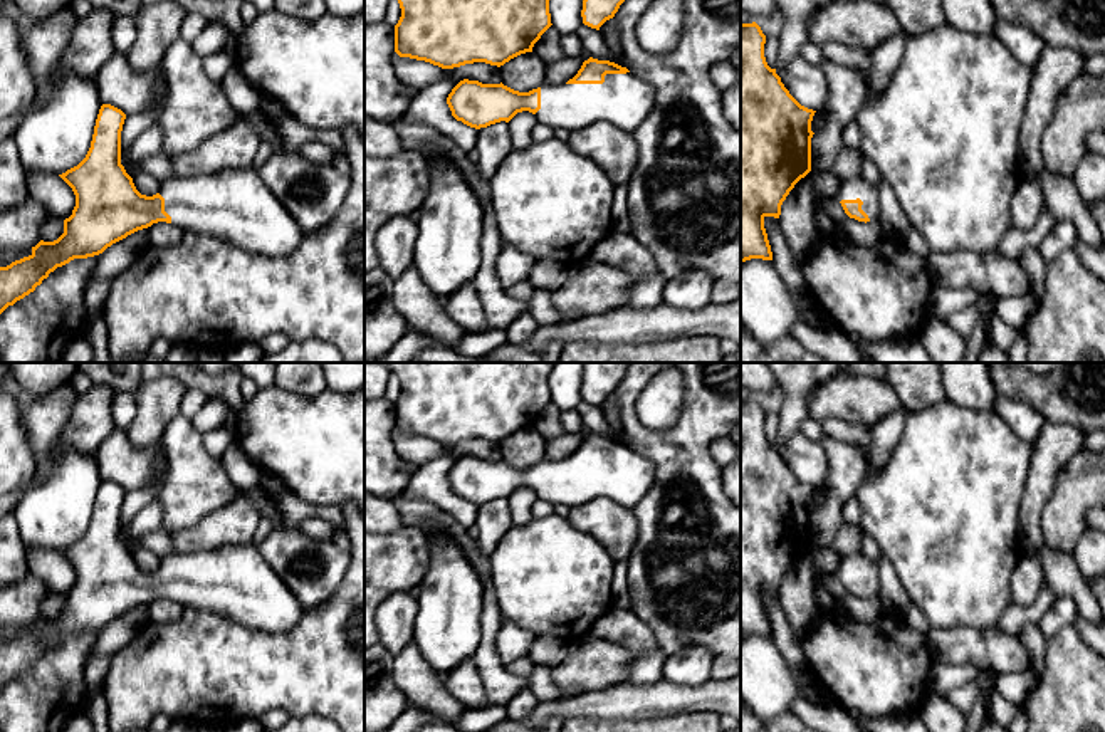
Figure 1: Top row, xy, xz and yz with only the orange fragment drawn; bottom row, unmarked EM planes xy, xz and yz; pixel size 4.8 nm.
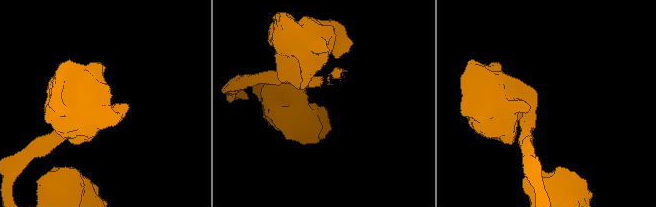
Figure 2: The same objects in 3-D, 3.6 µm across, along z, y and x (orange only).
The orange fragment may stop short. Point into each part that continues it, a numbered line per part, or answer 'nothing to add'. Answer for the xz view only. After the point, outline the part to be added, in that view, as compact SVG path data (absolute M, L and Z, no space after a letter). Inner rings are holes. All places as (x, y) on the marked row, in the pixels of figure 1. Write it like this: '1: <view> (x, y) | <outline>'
1: xz (623, 99) | M631 72L606 74L603 84L542 84L537 123L571 133L606 121L633 133L653 107L653 89Z

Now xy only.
1: xy (234, 205) | M255 168L161 183L165 212L183 232L207 233L265 257L287 257L304 232Z

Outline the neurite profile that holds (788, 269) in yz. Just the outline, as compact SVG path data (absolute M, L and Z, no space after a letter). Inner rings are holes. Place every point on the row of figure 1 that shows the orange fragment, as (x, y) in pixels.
M764 217L764 228L772 252L772 262L778 274L784 280L789 290L796 290L801 295L808 295L809 289L804 282L804 274L796 264L791 248L788 247L786 235L779 225L779 218Z

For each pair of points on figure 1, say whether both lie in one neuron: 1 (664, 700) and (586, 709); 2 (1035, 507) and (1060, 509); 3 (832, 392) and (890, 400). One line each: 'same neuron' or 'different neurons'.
1: same neuron
2: different neurons
3: same neuron

